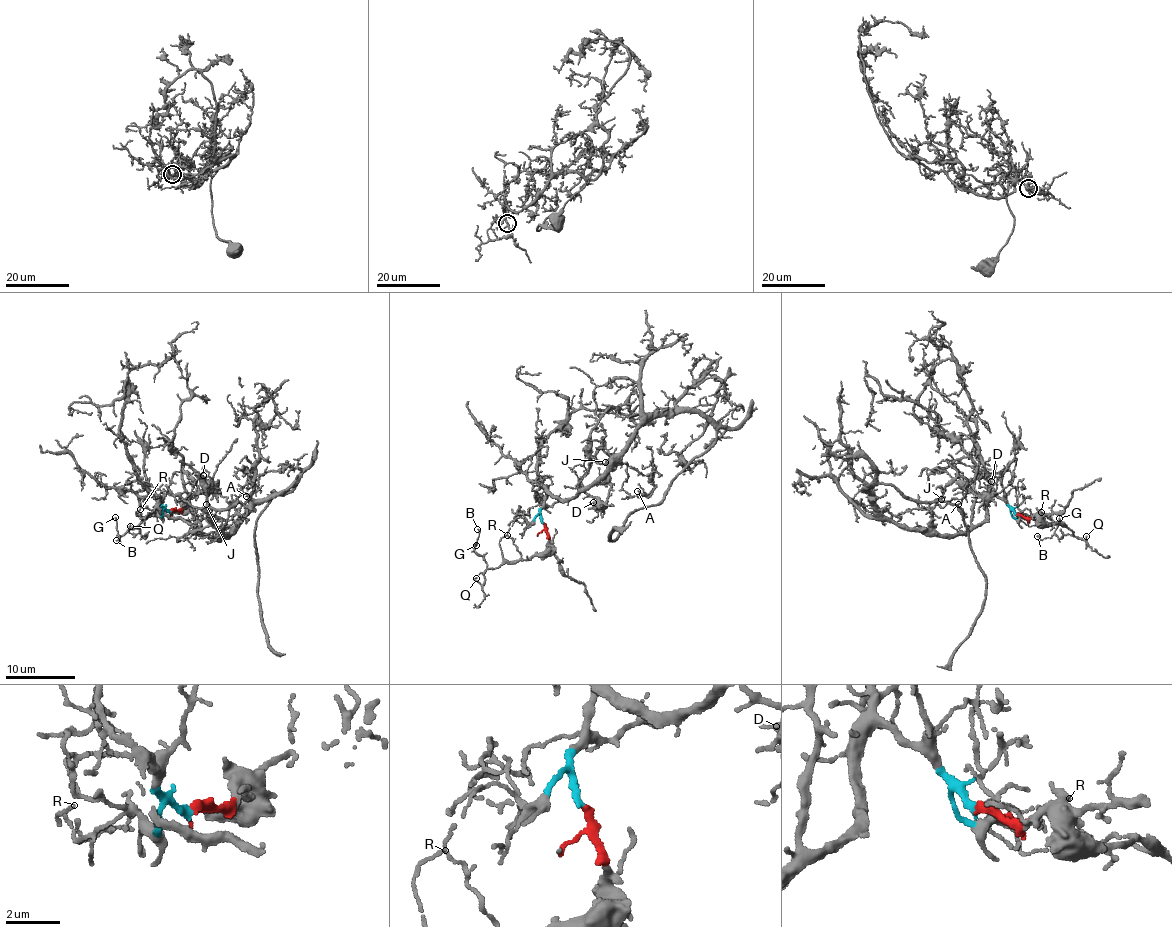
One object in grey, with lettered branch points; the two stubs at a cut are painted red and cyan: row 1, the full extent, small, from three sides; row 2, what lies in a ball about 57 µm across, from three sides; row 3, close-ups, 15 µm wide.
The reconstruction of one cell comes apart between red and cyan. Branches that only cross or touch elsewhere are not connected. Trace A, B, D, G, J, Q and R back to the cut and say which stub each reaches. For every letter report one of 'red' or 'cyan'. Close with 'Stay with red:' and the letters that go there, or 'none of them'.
A: cyan
B: red
D: cyan
G: red
J: cyan
Q: red
R: red
Stay with red: B, G, Q, R

